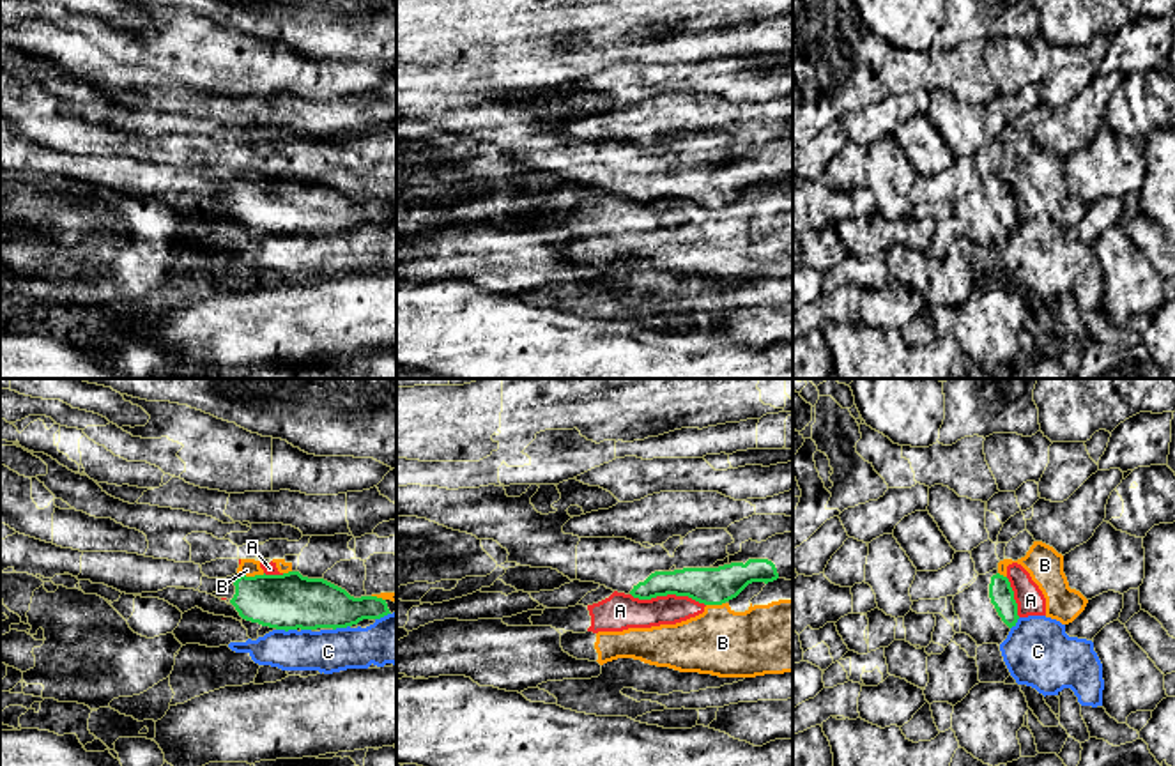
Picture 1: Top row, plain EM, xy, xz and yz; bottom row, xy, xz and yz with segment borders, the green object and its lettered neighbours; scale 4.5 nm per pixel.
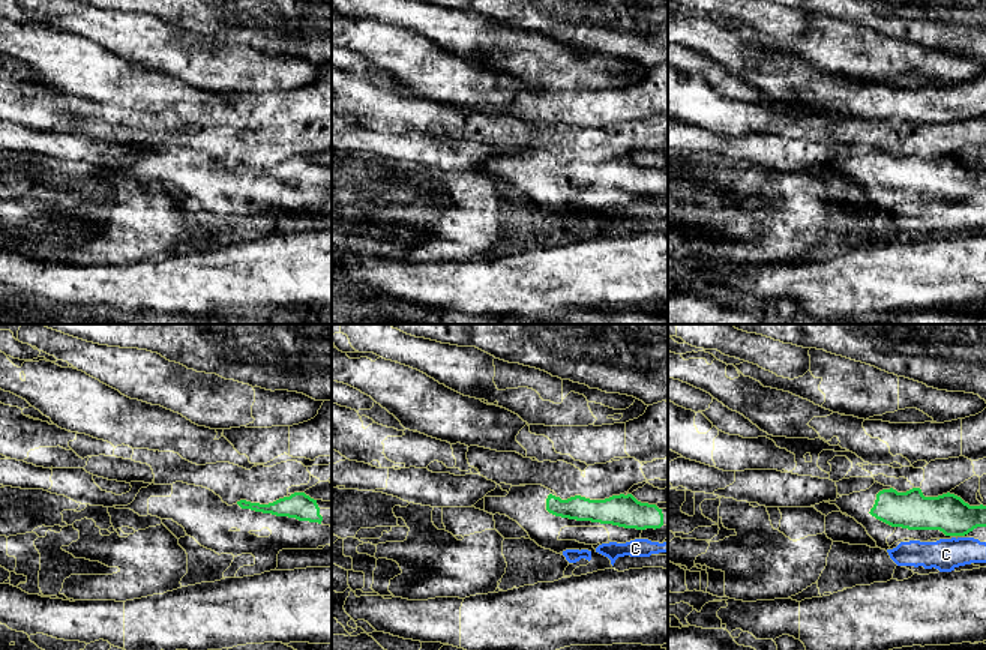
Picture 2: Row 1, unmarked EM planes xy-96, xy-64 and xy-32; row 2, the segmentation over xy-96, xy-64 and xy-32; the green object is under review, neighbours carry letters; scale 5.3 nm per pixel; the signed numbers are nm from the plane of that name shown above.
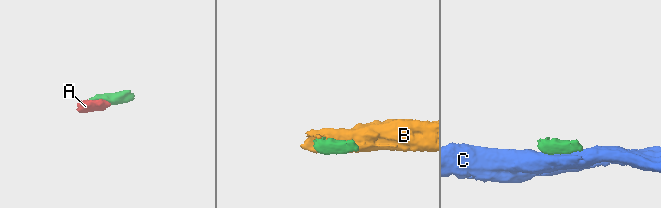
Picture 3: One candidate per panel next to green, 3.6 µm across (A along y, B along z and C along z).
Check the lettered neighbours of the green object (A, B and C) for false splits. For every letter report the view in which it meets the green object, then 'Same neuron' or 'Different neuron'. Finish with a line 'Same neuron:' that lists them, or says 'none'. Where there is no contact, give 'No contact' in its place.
A: Touches green in xz. Different neuron
B: Touches green in xy. Different neuron
C: Touches green in xy. Different neuron
Same neuron: none

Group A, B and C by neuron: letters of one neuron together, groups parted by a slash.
A B / C

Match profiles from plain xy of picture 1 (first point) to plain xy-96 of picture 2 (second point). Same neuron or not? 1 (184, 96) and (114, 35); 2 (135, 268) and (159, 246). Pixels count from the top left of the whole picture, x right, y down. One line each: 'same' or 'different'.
1: different
2: same

